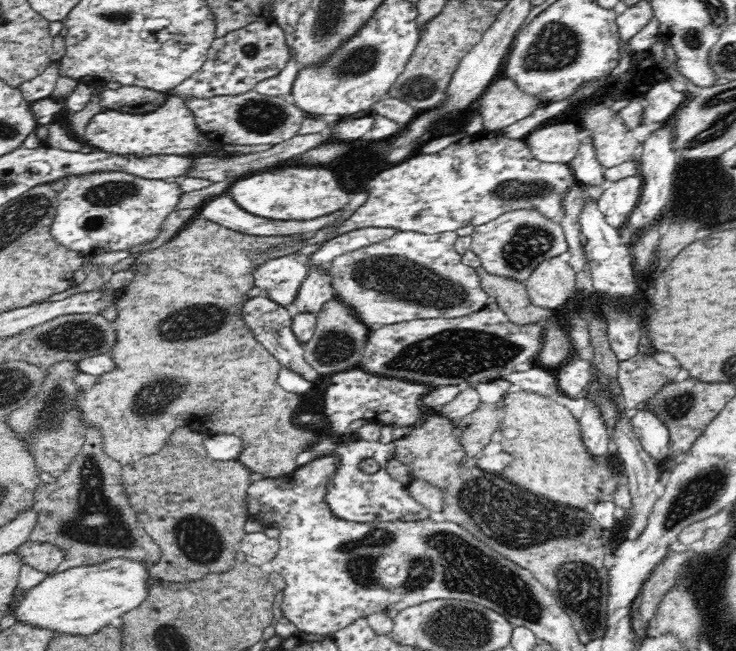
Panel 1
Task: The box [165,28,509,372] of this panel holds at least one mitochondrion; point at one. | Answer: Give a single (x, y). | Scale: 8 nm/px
(397, 278)

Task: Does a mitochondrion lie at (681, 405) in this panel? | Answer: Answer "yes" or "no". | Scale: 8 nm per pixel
yes

